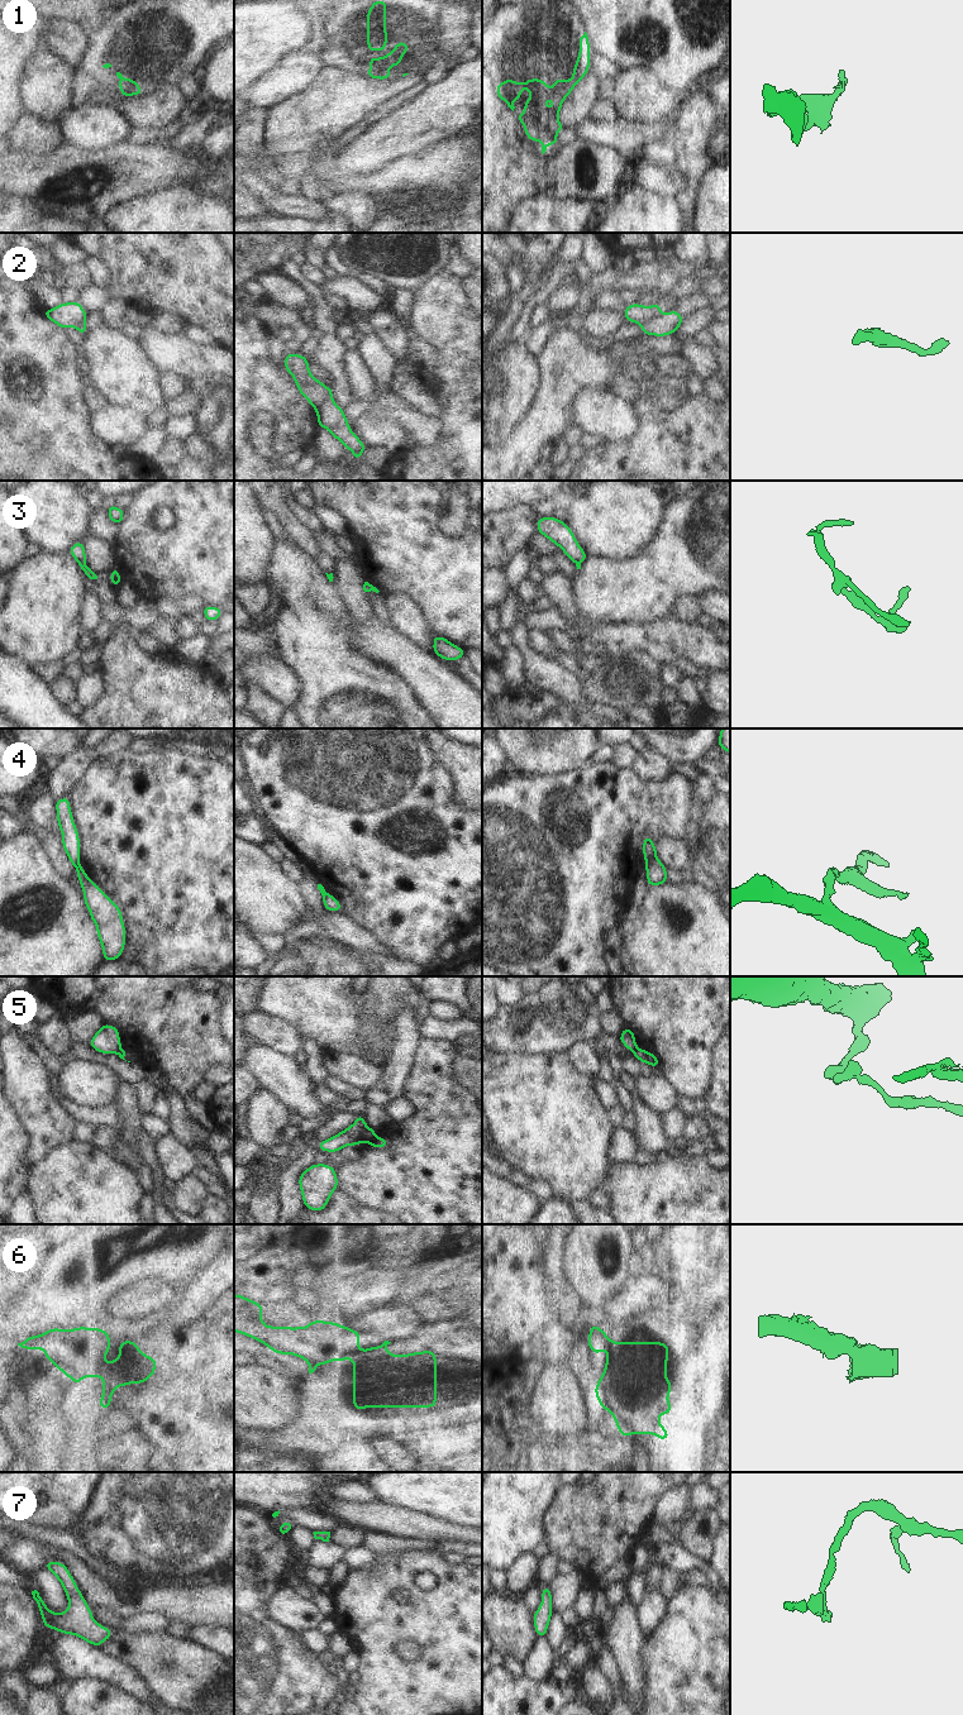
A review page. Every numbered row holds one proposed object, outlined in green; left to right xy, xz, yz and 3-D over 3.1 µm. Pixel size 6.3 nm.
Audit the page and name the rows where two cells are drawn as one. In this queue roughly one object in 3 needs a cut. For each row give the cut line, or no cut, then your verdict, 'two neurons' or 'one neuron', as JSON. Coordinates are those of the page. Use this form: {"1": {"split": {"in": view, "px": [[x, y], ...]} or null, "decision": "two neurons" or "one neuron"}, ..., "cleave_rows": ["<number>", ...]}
{"1": {"split": {"in": "yz", "px": [[572, 79], [567, 85], [568, 92]]}, "decision": "two neurons"}, "2": {"split": {"in": "xz", "px": [[330, 392], [316, 412]]}, "decision": "two neurons"}, "3": {"split": null, "decision": "one neuron"}, "4": {"split": {"in": "yz", "px": [[656, 855], [646, 866]]}, "decision": "two neurons"}, "5": {"split": {"in": "xz", "px": [[367, 1127], [361, 1141]]}, "decision": "two neurons"}, "6": {"split": {"in": "xy", "px": [[105, 1364], [101, 1376]]}, "decision": "two neurons"}, "7": {"split": null, "decision": "one neuron"}, "cleave_rows": ["1", "2", "4", "5", "6"]}

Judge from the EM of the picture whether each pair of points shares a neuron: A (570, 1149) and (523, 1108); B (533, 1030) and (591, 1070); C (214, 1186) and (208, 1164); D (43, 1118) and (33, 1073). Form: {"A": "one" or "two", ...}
{"A": "one", "B": "two", "C": "two", "D": "one"}

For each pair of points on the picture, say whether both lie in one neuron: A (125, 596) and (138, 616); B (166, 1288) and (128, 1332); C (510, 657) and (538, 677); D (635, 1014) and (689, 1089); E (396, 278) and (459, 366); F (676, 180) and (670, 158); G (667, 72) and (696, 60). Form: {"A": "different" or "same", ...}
{"A": "different", "B": "different", "C": "different", "D": "same", "E": "different", "F": "different", "G": "same"}

